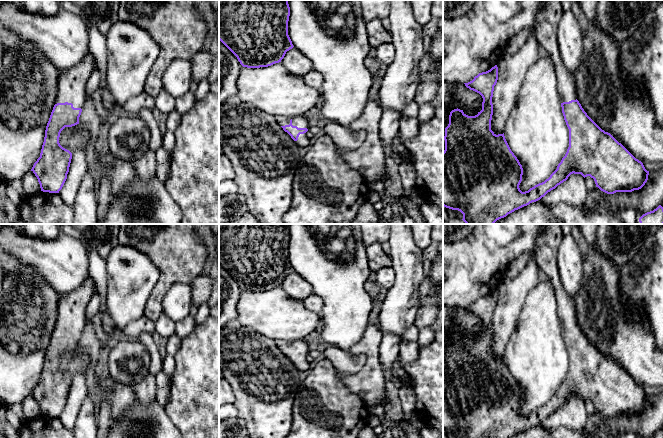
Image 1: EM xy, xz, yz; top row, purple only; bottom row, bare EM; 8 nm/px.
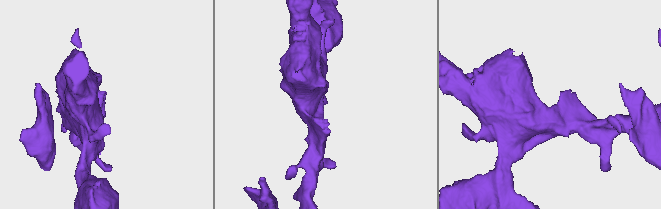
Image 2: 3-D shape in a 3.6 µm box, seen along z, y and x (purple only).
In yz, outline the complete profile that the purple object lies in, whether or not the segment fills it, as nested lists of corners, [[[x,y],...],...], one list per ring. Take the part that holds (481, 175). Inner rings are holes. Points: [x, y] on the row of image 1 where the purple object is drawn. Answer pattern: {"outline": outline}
{"outline": [[[544,0],[544,6],[538,13],[535,23],[514,34],[508,41],[506,52],[514,55],[532,34],[538,44],[546,49],[554,63],[558,96],[569,129],[567,152],[548,179],[522,192],[519,188],[523,175],[522,165],[511,151],[504,133],[496,135],[491,130],[492,97],[498,80],[497,65],[486,72],[479,73],[472,81],[464,83],[467,88],[482,96],[482,110],[475,116],[468,116],[458,108],[450,112],[449,124],[445,128],[444,136],[443,206],[460,211],[463,214],[462,220],[466,224],[494,224],[515,210],[540,200],[573,173],[581,174],[584,178],[590,176],[594,179],[596,187],[607,194],[639,190],[648,180],[649,171],[645,169],[643,163],[610,133],[602,130],[577,100],[574,73],[564,66],[558,48],[557,32],[563,12],[560,0]]]}

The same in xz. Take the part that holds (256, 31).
{"outline": [[[219,0],[219,40],[243,67],[268,67],[281,62],[294,46],[288,35],[288,0]]]}

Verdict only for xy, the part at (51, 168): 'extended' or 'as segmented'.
extended

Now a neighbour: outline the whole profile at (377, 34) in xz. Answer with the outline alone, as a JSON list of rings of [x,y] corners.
[[[373,19],[366,22],[366,30],[368,32],[368,42],[372,50],[375,50],[383,43],[392,43],[390,32],[384,28],[382,20]]]

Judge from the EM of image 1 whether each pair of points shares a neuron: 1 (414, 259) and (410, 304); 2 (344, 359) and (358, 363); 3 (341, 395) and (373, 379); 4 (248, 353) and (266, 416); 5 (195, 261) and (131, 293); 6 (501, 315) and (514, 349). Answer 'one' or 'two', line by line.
1: one
2: one
3: two
4: one
5: two
6: two

